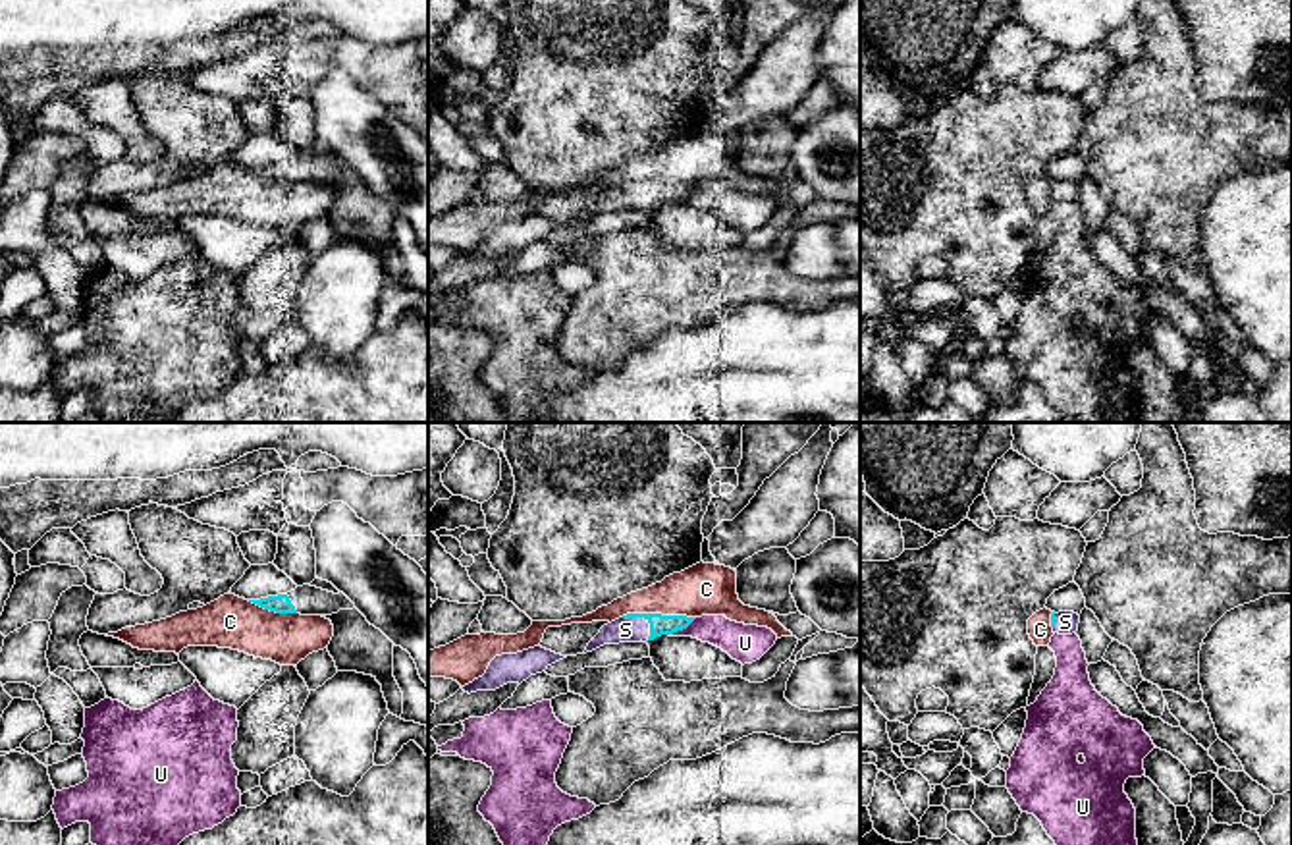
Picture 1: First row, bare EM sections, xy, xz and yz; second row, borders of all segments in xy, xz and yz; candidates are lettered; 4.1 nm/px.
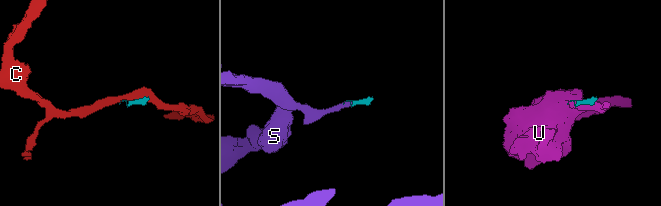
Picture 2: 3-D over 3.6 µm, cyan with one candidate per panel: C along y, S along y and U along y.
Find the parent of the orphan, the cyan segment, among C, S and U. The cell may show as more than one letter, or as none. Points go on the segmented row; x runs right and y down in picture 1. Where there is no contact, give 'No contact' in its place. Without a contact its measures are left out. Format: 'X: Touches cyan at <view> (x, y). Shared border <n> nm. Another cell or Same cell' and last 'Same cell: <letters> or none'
C: Touches cyan at xz (658, 614). Shared border 320 nm. Another cell
S: Touches cyan at xz (645, 618). Shared border 150 nm. Same cell
U: Touches cyan at xz (683, 627). Shared border 140 nm. Another cell
Same cell: S

